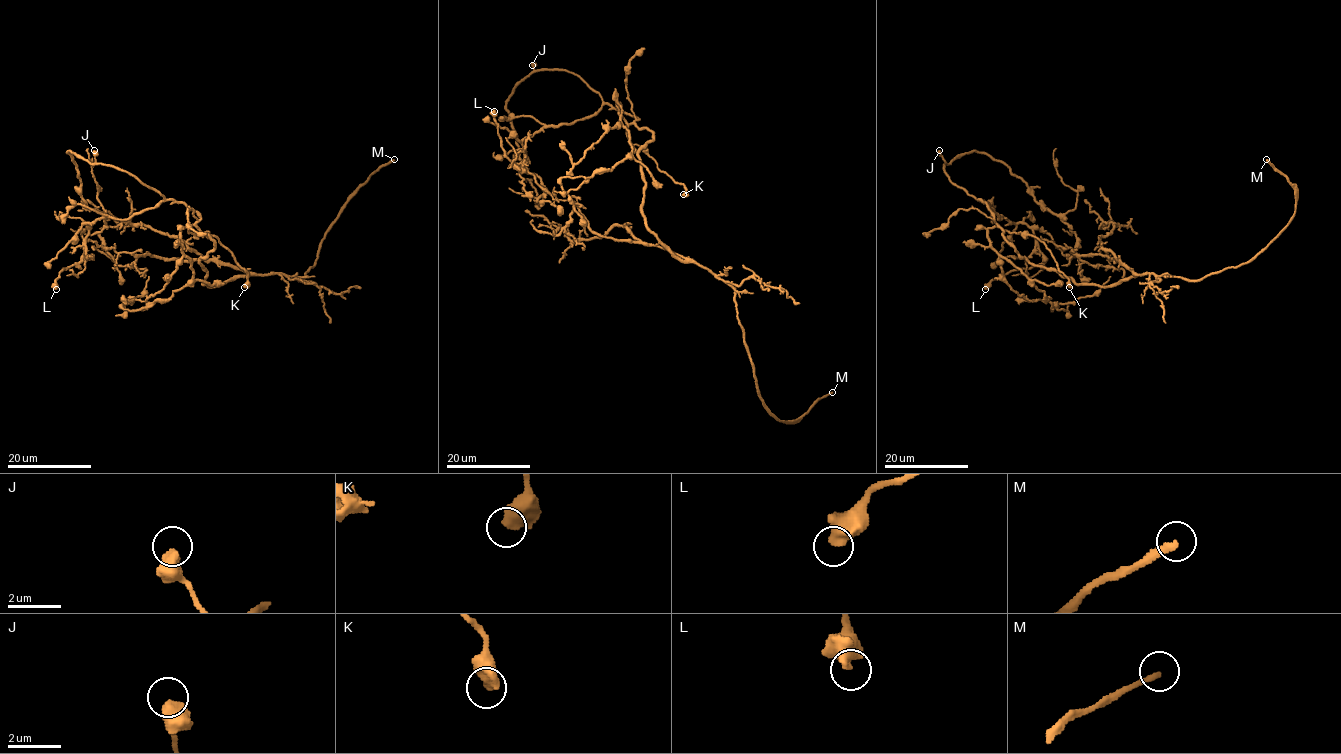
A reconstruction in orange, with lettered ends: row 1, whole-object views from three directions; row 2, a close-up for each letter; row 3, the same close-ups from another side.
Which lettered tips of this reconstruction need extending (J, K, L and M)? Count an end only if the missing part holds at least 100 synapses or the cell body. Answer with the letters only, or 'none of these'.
M

